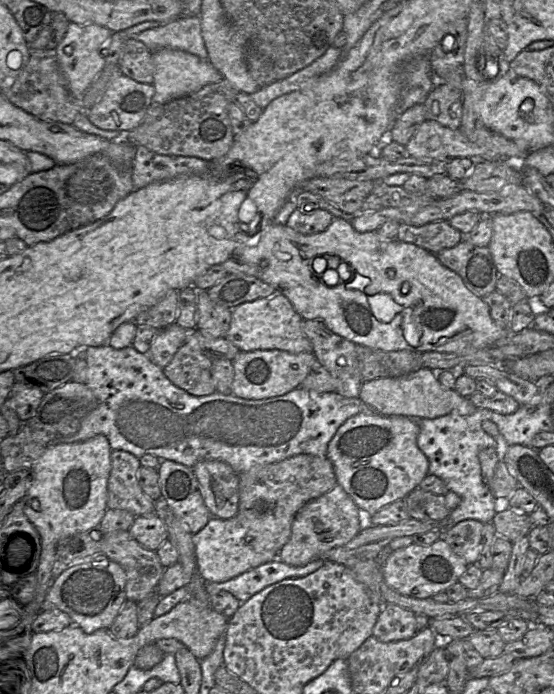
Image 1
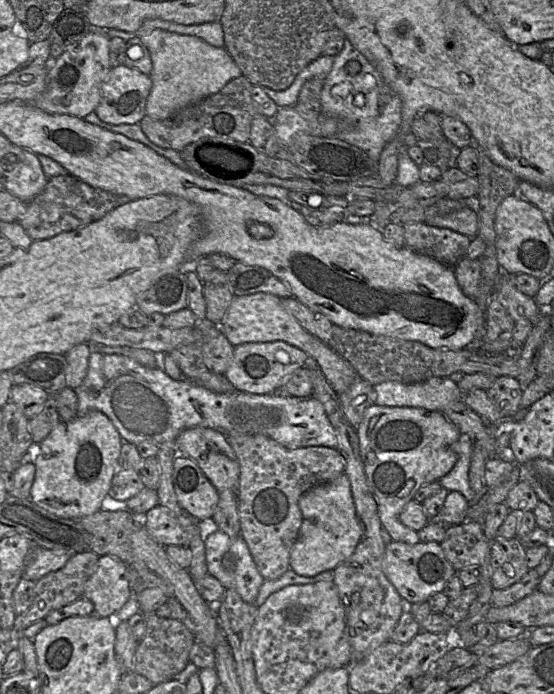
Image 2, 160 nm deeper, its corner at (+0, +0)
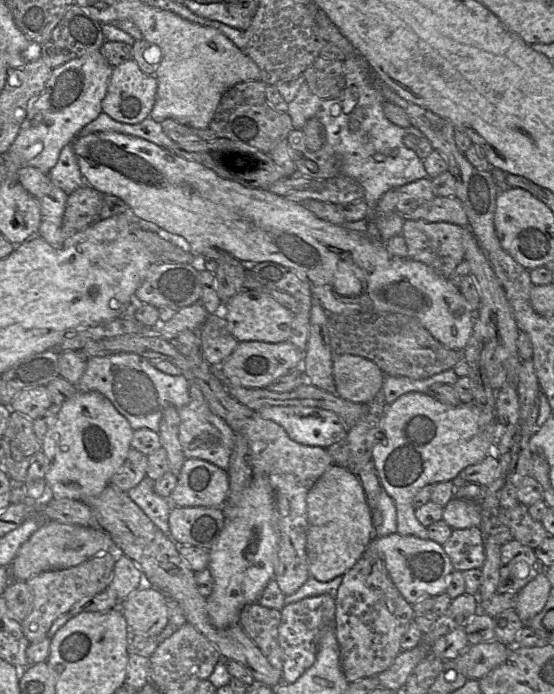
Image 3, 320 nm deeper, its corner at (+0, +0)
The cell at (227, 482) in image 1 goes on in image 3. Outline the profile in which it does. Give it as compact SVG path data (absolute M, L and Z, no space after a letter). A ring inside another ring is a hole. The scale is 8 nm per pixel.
M193 383L189 385L189 395L191 401L178 409L180 418L178 438L183 454L187 459L202 459L227 470L235 433L222 418L212 413L201 391Z

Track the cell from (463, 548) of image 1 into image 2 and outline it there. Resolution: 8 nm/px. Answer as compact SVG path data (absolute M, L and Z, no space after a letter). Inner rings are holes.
M477 521L447 526L444 539L439 544L456 571L480 566L485 552L491 547L483 526Z

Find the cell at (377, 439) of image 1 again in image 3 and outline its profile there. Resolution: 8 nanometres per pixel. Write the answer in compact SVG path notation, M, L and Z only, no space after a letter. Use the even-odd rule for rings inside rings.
M410 392L402 395L392 403L386 405L384 414L381 419L381 438L374 445L372 450L372 462L379 478L381 487L385 490L389 496L394 500L397 512L397 533L401 535L416 536L421 539L428 539L428 529L415 516L415 507L413 505L413 498L417 491L427 484L436 484L443 481L452 481L456 478L466 467L477 464L485 459L493 451L494 446L494 424L487 424L484 427L479 426L480 408L473 402L469 404L460 404L456 407L452 407L443 404L433 398L429 393Z

